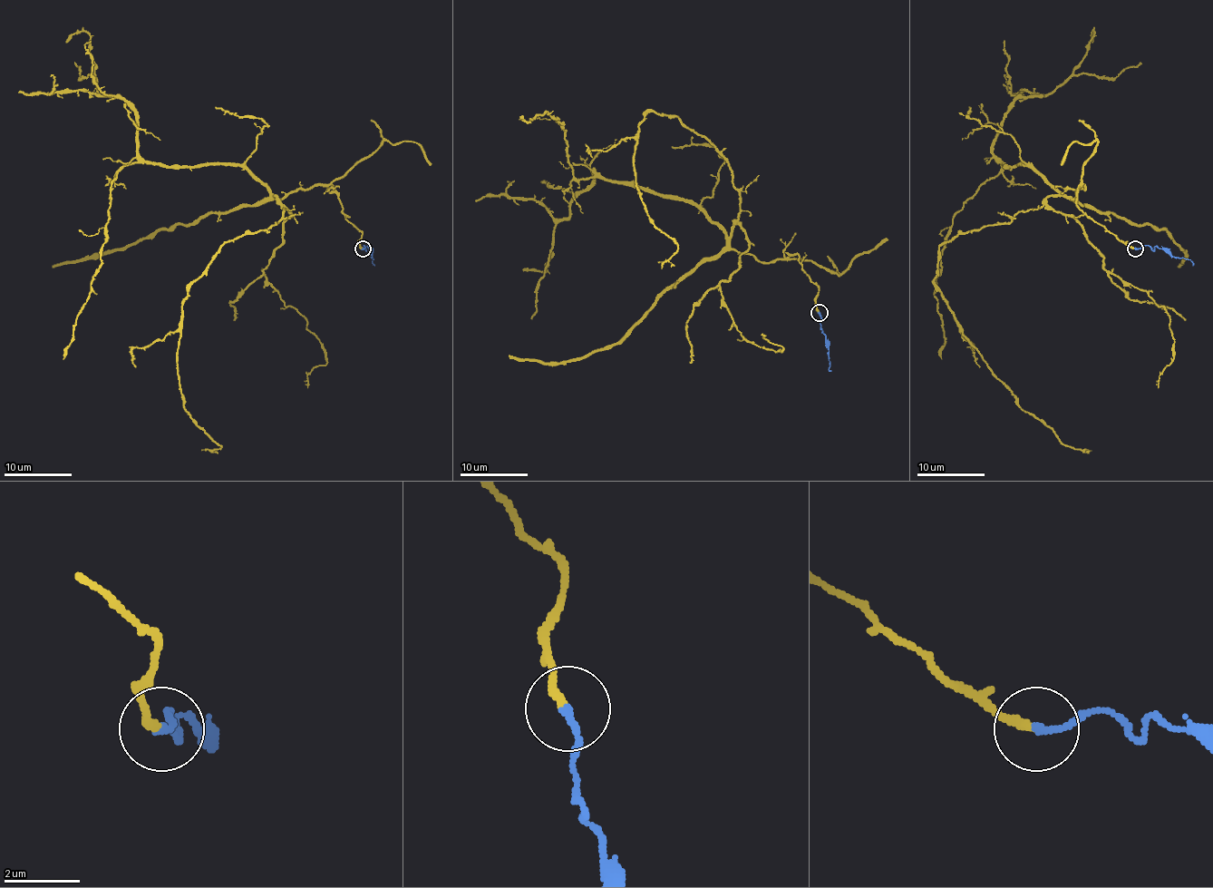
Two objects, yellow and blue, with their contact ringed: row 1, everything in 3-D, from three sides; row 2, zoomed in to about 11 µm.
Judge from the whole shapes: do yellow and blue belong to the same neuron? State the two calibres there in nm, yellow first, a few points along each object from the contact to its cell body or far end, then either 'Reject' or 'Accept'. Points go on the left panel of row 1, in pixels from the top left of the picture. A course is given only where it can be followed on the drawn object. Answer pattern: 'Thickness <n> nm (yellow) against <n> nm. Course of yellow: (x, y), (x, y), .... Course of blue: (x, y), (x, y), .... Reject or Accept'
Thickness 200 nm (yellow) against 170 nm. Course of yellow: (362, 248), (317, 184), (220, 247), (181, 307), (177, 367), (220, 447), (205, 451). Course of blue: (363, 248), (363, 246), (368, 248), (375, 266). Accept

